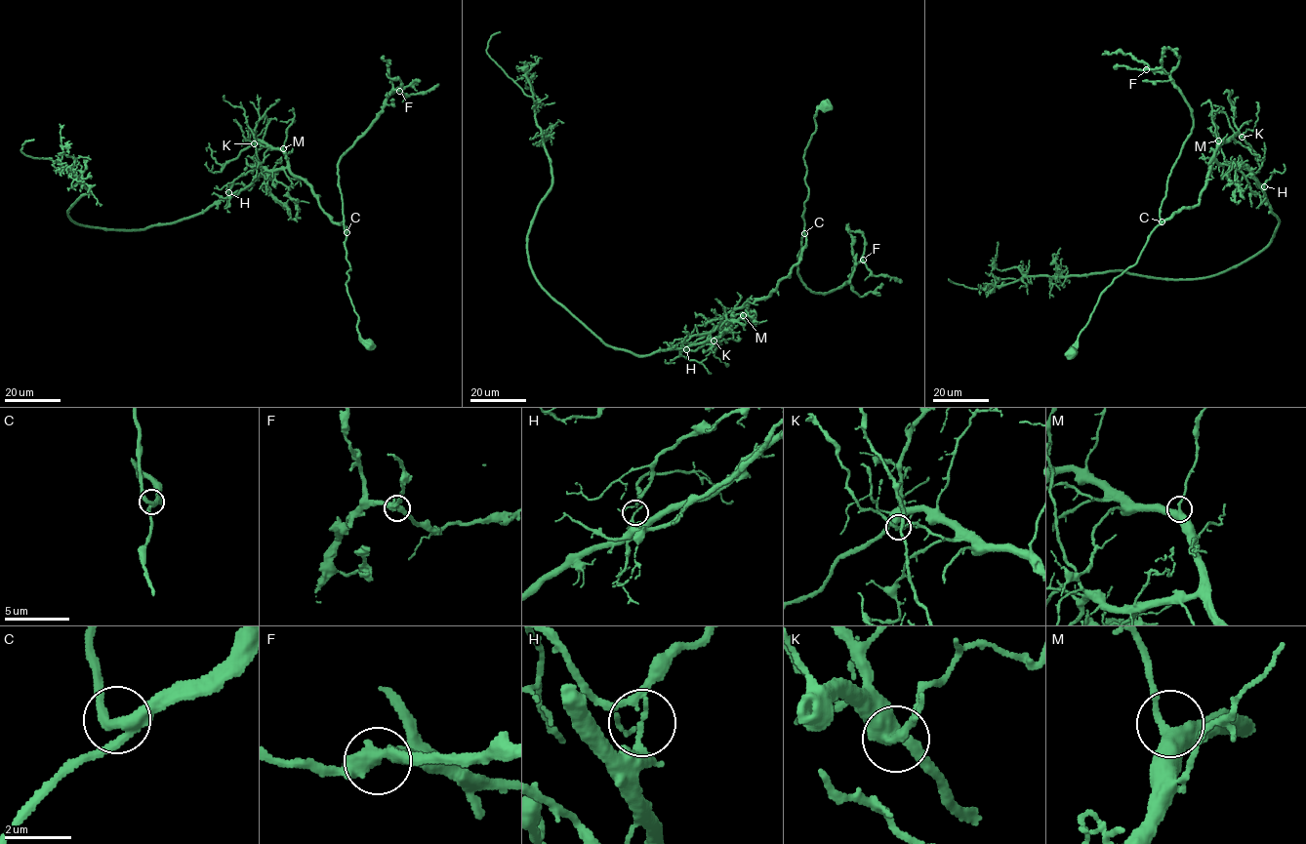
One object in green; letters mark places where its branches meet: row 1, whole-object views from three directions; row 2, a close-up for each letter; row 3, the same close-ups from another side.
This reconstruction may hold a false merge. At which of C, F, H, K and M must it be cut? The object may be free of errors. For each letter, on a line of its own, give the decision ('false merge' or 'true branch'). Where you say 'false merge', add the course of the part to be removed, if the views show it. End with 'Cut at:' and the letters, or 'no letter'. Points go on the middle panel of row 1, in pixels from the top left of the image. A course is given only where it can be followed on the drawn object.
C: true branch
F: true branch
H: false merge; foreign part runs (686, 349), (635, 355), (607, 345), (537, 280), (527, 233), (551, 168), (533, 99), (486, 52), (500, 31)
K: true branch
M: true branch
Cut at: H

